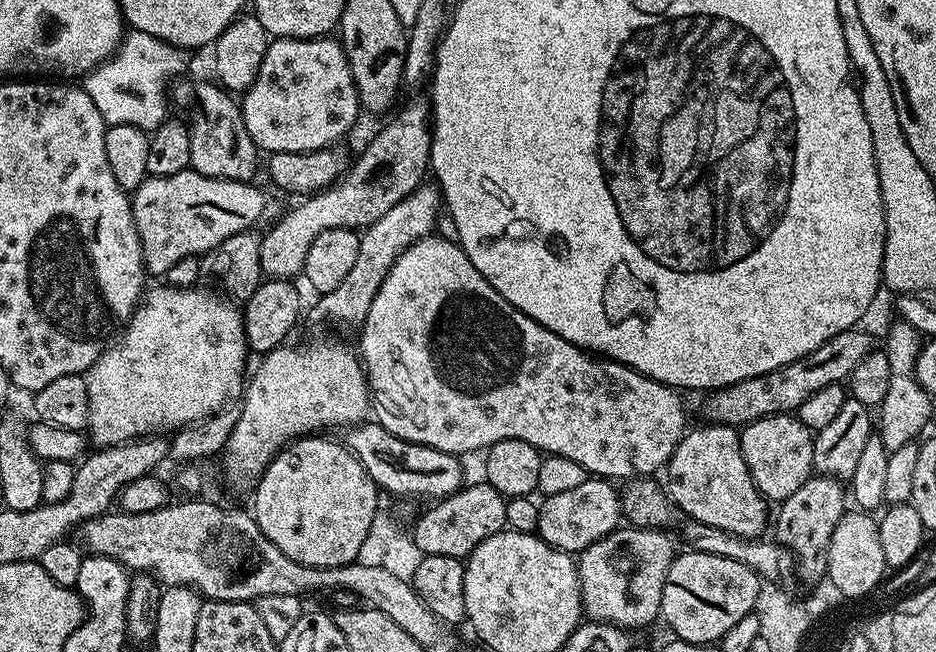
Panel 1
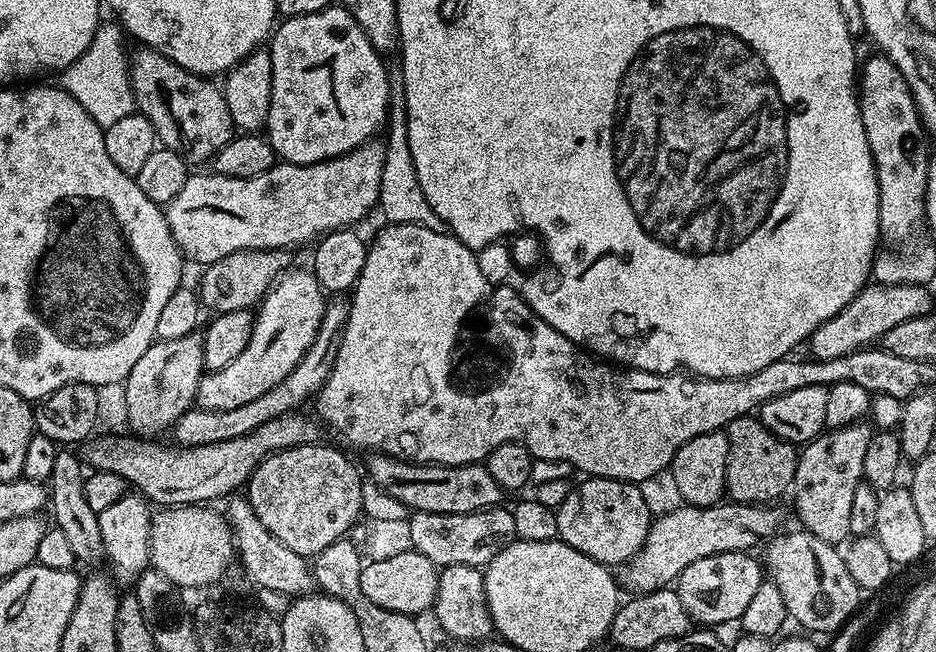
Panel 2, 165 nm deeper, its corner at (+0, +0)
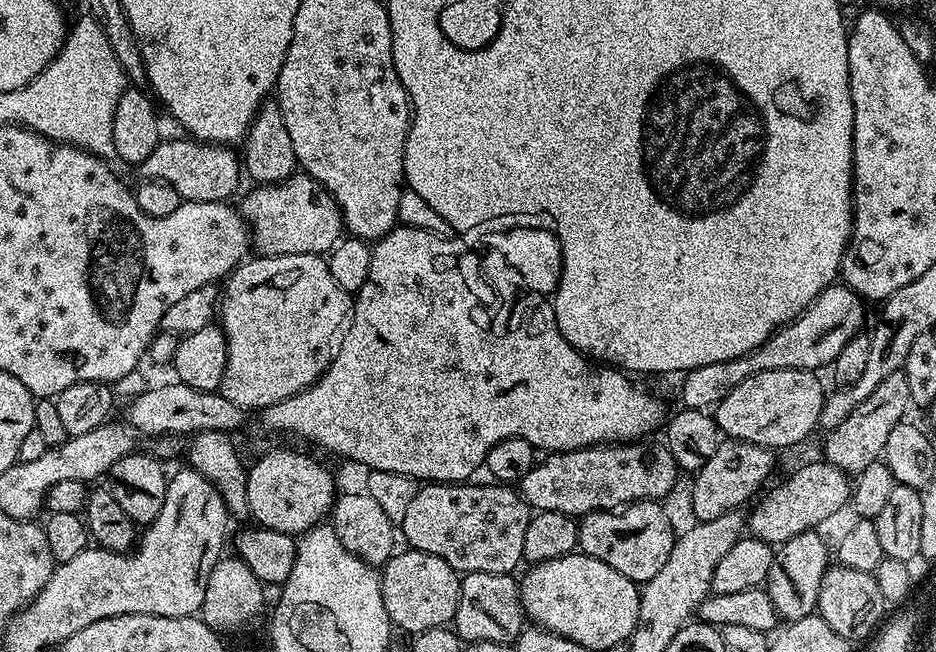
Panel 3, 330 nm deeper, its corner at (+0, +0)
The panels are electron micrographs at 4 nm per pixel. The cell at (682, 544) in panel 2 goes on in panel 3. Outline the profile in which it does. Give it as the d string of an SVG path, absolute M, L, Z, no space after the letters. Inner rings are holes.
M817 458L813 464L804 464L789 480L778 485L756 508L753 516L746 520L746 528L757 540L764 540L773 546L785 544L803 532L819 529L840 507L850 500L849 477L838 466Z

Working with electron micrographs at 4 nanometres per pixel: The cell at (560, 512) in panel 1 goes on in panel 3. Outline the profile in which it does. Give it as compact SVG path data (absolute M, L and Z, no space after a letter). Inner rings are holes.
M640 500L636 504L626 504L619 510L588 513L579 521L579 551L590 558L598 558L598 562L606 562L606 566L618 570L618 574L630 578L637 586L647 584L650 578L654 578L654 574L658 574L658 570L662 570L666 558L670 558L670 550L678 535L677 529L672 529L672 524L664 513L664 506L654 500Z

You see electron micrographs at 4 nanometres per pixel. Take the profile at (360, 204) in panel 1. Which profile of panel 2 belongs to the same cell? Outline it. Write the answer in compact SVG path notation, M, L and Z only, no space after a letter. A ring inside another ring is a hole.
M282 248L270 250L246 250L226 254L218 262L207 265L203 269L204 277L198 283L198 295L201 305L209 308L209 313L219 314L230 310L252 310L264 299L272 285L293 267L293 253Z

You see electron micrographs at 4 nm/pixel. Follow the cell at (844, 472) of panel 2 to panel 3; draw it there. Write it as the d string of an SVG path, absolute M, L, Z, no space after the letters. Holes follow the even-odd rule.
M903 370L890 374L890 378L885 378L878 385L878 390L874 390L874 394L870 394L870 398L866 398L866 402L862 402L862 406L858 406L854 414L846 418L846 422L842 422L842 426L831 429L825 435L828 437L824 440L823 459L838 466L846 474L859 474L866 470L866 466L877 463L884 455L890 430L894 430L894 426L905 419L907 412L904 411L910 408L911 399L910 385L906 382Z

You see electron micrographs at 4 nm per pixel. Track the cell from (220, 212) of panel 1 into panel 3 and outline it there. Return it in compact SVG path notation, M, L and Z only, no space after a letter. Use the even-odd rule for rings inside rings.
M294 174L282 184L262 184L251 190L238 211L248 222L250 244L259 255L327 254L345 231L338 201L310 175Z

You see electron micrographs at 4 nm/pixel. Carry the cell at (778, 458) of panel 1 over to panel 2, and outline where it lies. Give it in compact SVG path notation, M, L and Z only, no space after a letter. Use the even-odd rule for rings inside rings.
M755 415L734 418L726 429L728 437L728 465L724 491L729 501L737 504L763 504L776 502L780 495L792 487L798 448L795 444L776 436Z

